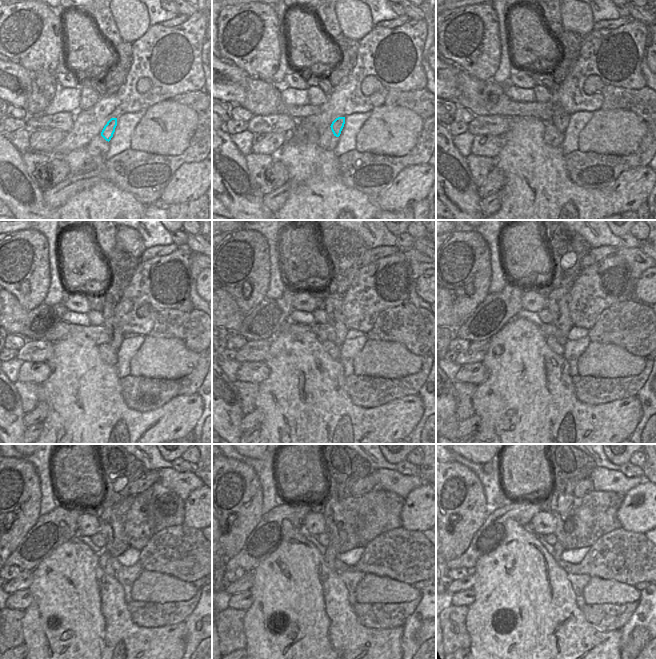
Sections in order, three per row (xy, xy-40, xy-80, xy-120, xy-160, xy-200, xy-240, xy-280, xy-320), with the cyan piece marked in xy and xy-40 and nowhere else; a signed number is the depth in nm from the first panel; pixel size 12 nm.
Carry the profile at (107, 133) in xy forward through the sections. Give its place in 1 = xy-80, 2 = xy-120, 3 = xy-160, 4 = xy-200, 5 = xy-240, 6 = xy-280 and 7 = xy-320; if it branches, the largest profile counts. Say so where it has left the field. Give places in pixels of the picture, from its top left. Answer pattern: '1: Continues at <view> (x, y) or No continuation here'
1: Continues at xy-80 (560, 119)
2: Continues at xy-120 (111, 322)
3: Continues at xy-160 (334, 304)
4: Continues at xy-200 (558, 307)
5: Continues at xy-240 (111, 531)
6: Continues at xy-280 (331, 512)
7: Continues at xy-320 (561, 532)

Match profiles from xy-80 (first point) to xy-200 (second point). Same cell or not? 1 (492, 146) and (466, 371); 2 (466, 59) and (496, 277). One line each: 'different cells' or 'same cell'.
1: same cell
2: different cells

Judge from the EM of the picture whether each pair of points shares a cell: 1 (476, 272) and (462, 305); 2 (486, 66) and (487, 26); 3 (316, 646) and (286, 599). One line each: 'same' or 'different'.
1: same
2: same
3: same

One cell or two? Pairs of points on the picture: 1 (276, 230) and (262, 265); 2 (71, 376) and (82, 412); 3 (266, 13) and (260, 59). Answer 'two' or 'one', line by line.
1: two
2: one
3: one

